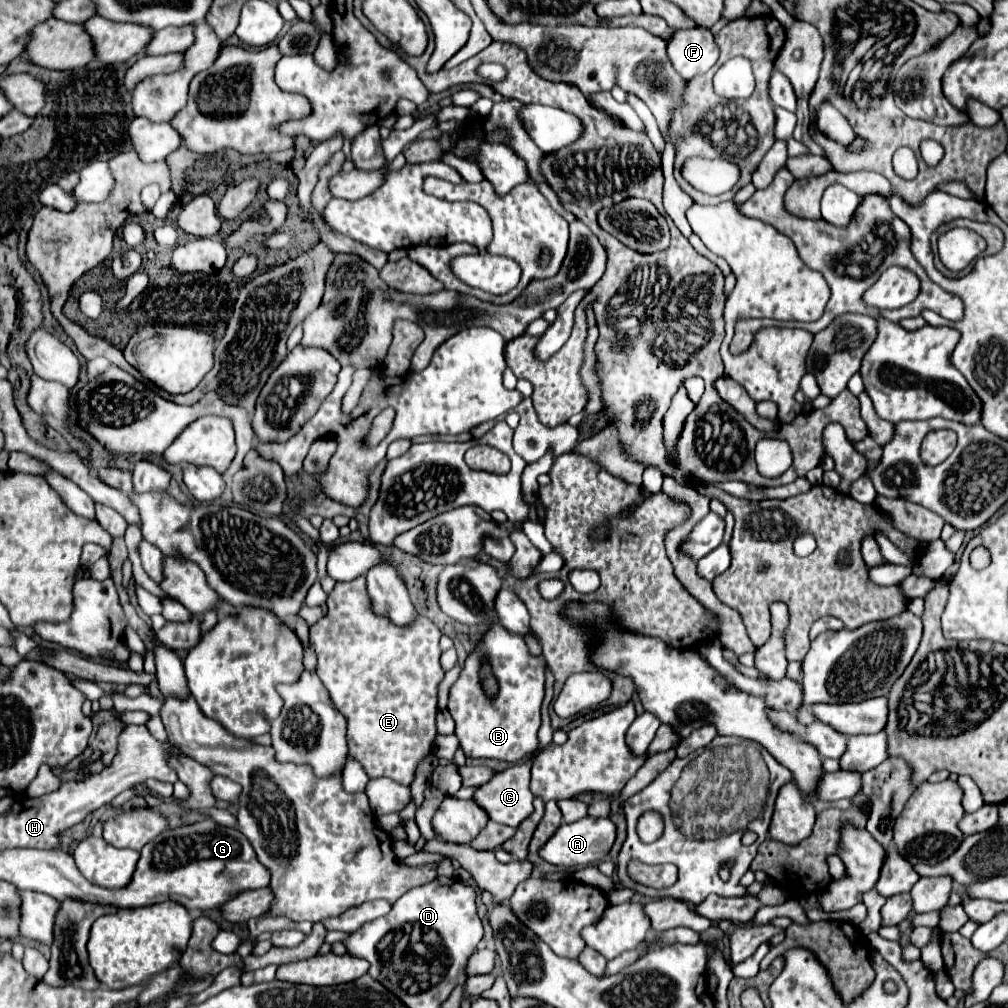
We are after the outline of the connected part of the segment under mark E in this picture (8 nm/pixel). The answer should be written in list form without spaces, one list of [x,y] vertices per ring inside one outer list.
[[[366,578],[352,582],[338,582],[328,596],[328,614],[310,628],[312,646],[316,648],[318,666],[316,674],[328,688],[334,706],[348,722],[348,748],[350,756],[362,762],[370,778],[386,776],[404,786],[414,780],[416,764],[426,758],[436,738],[436,712],[438,712],[438,684],[444,678],[440,666],[440,636],[442,632],[422,618],[414,628],[398,628],[382,616],[370,612],[370,600],[366,596]]]

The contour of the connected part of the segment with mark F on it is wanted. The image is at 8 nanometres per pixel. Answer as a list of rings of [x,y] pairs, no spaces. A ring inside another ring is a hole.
[[[706,28],[676,30],[668,40],[666,52],[674,70],[686,80],[708,72],[718,60],[718,46]]]

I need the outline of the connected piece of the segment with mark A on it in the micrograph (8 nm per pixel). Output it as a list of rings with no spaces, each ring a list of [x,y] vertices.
[[[586,816],[578,822],[572,824],[562,824],[562,828],[558,828],[554,832],[554,836],[538,850],[538,856],[542,860],[546,860],[552,866],[562,866],[562,868],[582,868],[582,866],[592,866],[598,864],[600,860],[606,858],[606,854],[610,852],[612,844],[616,838],[616,826],[612,824],[610,818],[592,818]]]

